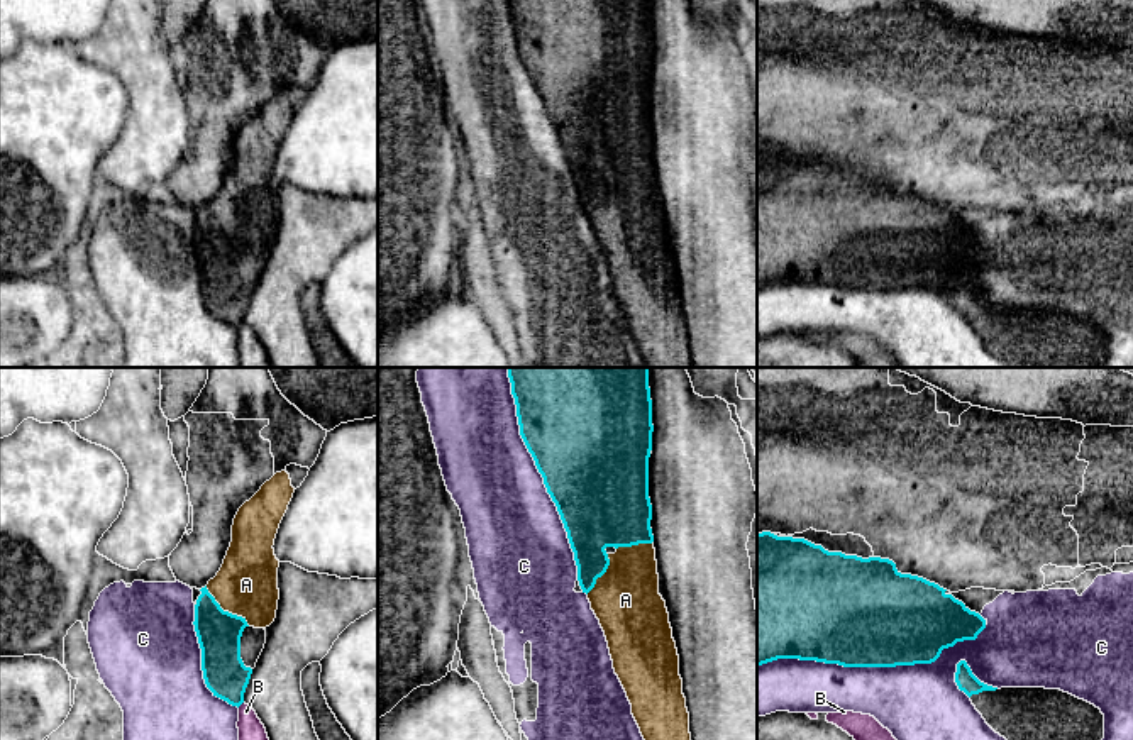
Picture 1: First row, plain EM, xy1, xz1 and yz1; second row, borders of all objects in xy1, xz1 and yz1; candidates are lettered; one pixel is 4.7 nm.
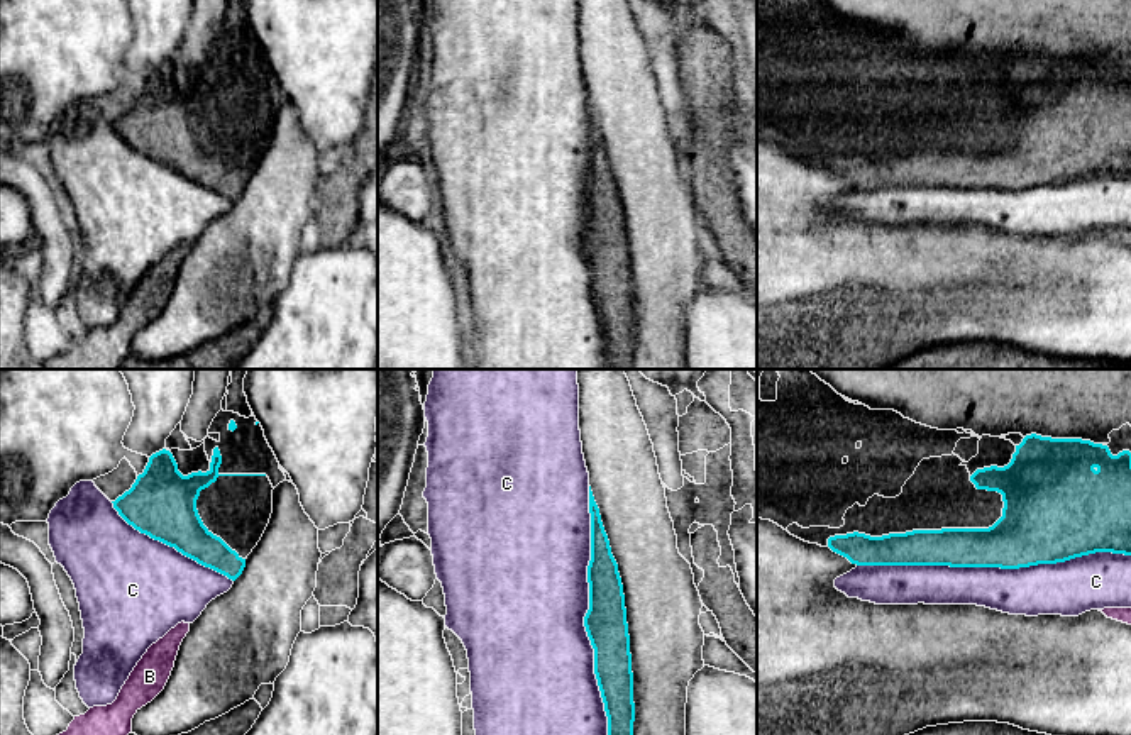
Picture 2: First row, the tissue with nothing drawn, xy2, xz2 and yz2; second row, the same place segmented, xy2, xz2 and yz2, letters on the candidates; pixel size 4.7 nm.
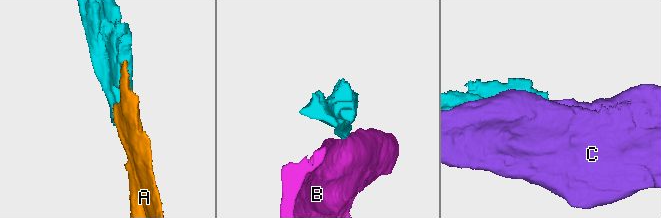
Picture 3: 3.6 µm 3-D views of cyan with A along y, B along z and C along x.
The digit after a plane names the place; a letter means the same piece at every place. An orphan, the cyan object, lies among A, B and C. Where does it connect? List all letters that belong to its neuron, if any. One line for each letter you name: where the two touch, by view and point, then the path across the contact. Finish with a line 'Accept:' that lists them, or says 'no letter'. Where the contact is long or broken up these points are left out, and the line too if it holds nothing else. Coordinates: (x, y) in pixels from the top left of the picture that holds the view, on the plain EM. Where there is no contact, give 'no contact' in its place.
A: xy1 (226, 232)
Accept: A

